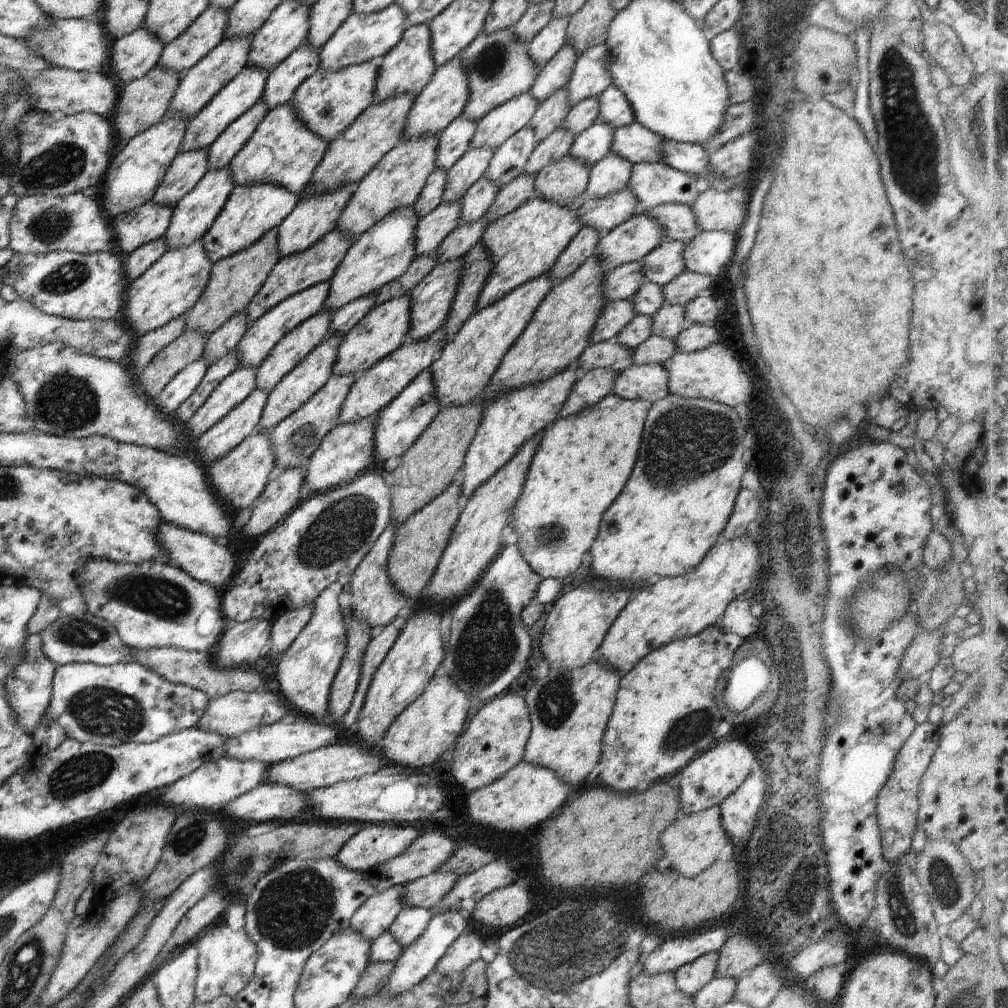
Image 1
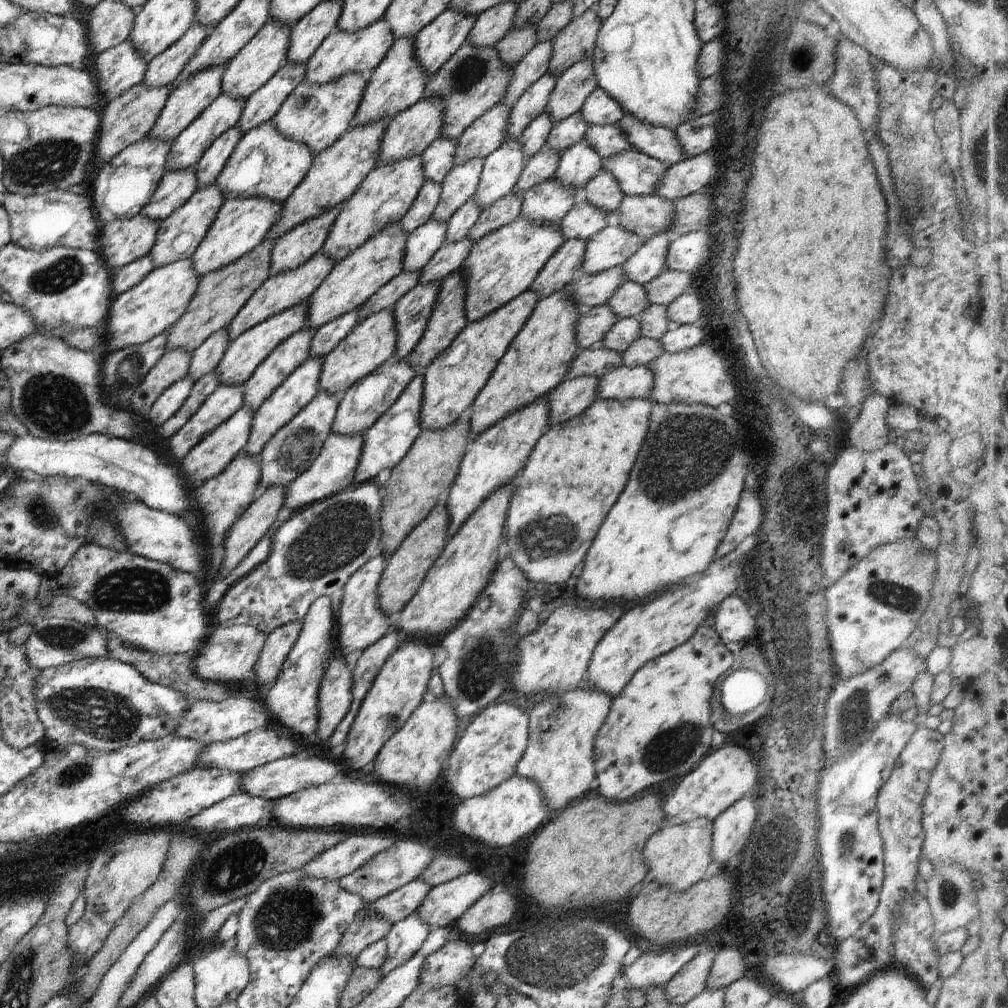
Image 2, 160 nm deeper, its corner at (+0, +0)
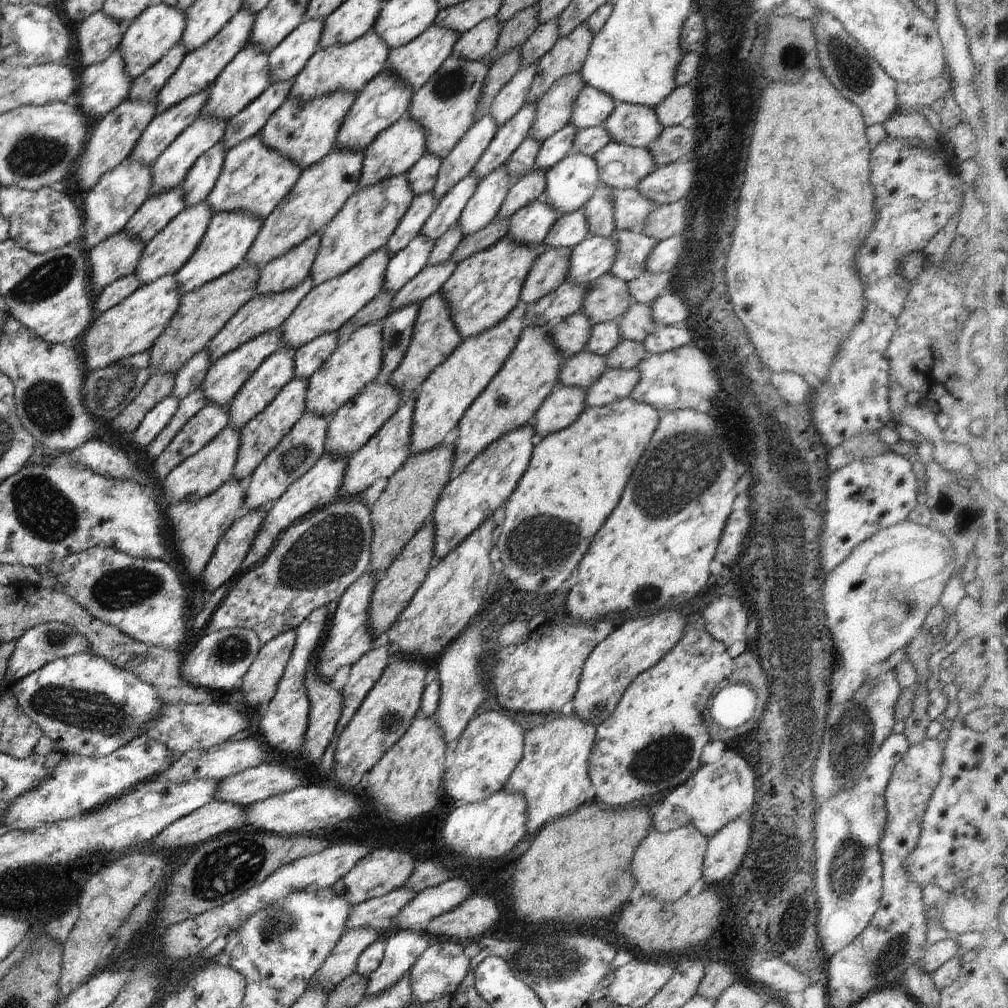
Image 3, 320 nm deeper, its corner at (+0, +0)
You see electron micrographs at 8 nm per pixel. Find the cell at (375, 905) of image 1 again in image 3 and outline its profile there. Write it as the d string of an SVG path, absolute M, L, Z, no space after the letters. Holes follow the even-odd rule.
M368 928L346 931L323 962L323 966L314 973L309 984L320 987L323 991L334 990L337 984L356 970L358 957L378 940L378 933Z

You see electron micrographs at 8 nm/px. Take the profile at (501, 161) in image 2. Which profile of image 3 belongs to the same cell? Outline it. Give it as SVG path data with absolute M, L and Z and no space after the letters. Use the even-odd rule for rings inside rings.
M506 164L499 166L477 184L474 194L453 227L459 228L463 237L482 230L495 220L511 185Z

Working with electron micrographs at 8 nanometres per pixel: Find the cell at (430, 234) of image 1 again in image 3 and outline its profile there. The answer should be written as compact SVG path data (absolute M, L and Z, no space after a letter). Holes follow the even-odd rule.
M418 235L406 248L393 256L386 267L382 288L395 293L412 280L427 266L433 244L434 241Z

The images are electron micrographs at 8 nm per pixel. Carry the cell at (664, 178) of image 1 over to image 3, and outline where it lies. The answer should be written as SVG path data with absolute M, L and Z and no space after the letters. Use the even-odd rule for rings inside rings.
M614 140L610 141L603 149L591 156L598 164L601 184L612 189L634 189L635 184L646 178L656 166L652 155L642 147L631 147Z

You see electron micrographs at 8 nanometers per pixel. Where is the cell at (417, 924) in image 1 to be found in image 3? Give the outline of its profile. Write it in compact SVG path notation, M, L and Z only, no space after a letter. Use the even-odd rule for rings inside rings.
M413 928L390 933L380 966L367 976L365 997L377 997L391 989L432 943L433 939L426 932Z

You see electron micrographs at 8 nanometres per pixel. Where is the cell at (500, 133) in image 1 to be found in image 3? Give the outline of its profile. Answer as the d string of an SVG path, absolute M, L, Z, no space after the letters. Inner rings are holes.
M489 114L482 117L477 123L472 123L460 142L443 158L435 187L431 190L438 203L459 180L471 173L495 137L497 128L495 120Z

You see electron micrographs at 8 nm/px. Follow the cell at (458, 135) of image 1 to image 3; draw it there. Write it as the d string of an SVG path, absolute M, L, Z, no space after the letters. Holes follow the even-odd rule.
M424 153L422 158L406 172L406 178L414 197L431 192L435 187L438 171L441 170L441 162L442 159L439 157Z

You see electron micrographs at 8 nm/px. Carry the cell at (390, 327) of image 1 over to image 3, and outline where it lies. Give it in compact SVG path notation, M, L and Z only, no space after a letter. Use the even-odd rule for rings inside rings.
M382 324L364 325L351 334L348 342L336 347L332 356L308 378L305 410L330 418L344 403L350 402L367 384L378 378L382 359Z

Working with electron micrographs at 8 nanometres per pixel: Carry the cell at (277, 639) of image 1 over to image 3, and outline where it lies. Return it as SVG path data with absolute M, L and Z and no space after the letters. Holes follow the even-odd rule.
M290 629L261 646L239 684L248 706L256 708L272 700L285 666L290 660L296 637L295 629Z

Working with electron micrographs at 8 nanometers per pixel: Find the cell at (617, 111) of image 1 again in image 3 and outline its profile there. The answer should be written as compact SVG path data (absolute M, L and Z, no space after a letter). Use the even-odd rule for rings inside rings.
M584 85L576 95L570 123L577 129L601 125L612 114L616 106L609 94L590 85Z

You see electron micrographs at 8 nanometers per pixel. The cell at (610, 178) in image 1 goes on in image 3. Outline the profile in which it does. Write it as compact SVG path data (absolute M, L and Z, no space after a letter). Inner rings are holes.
M600 184L583 208L590 236L600 235L608 238L617 230L613 217L611 190L612 188Z

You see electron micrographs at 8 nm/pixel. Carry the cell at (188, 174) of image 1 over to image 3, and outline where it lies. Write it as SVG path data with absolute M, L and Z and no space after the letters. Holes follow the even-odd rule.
M181 186L158 193L144 204L126 223L124 231L142 243L150 242L177 214L185 209L185 196Z

